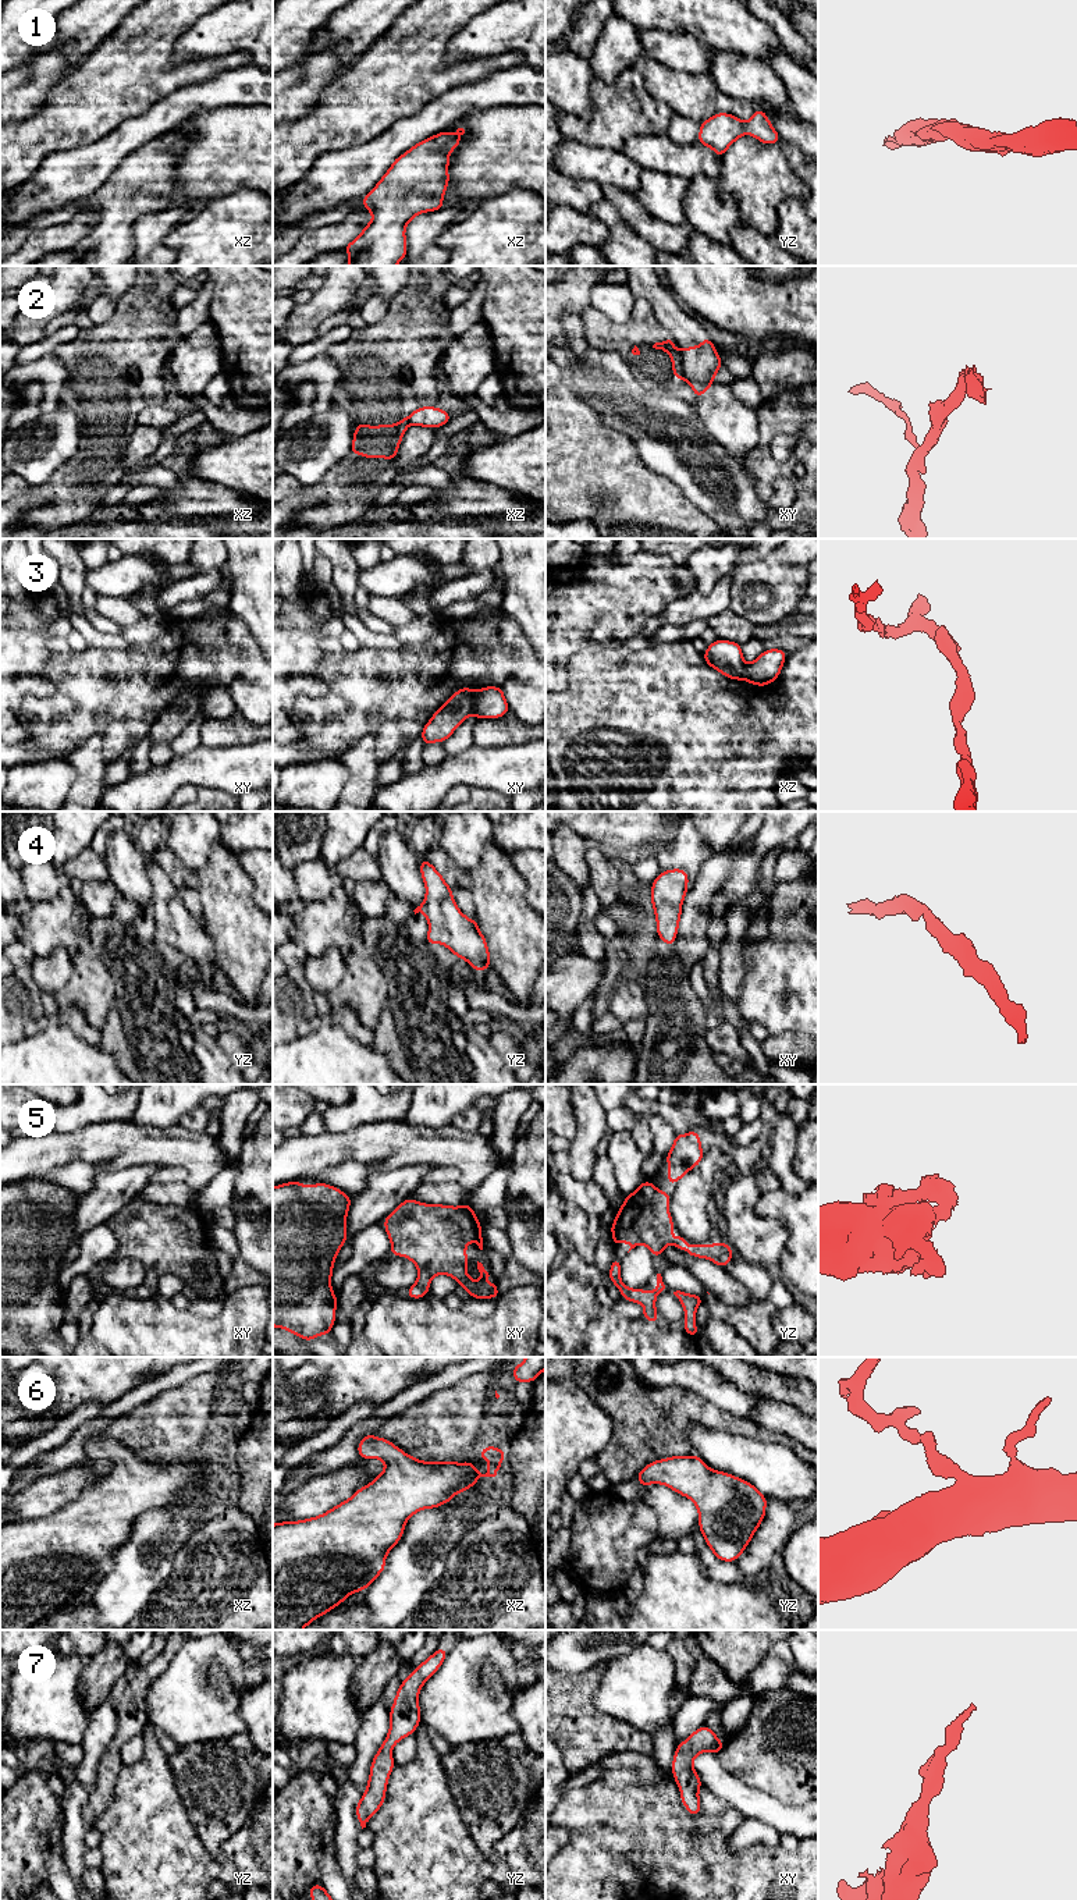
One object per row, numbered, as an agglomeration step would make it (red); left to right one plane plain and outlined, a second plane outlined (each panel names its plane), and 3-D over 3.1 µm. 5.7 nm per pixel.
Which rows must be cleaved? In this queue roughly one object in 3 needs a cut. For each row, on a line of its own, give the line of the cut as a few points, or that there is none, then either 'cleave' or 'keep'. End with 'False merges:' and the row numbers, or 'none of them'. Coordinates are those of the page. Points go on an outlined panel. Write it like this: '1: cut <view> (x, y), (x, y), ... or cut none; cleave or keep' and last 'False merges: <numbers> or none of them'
1: cut none; keep
2: cut xy (678, 350), (682, 377); cleave
3: cut xy (477, 691), (471, 711); cleave
4: cut none; keep
5: cut none; keep
6: cut none; keep
7: cut none; keep
False merges: 2, 3

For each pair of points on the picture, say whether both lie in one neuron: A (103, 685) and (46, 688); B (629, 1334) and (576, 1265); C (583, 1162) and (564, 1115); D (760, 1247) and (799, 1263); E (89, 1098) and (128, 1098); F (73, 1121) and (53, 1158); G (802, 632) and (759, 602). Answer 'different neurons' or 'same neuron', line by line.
A: different neurons
B: same neuron
C: different neurons
D: different neurons
E: same neuron
F: different neurons
G: different neurons

